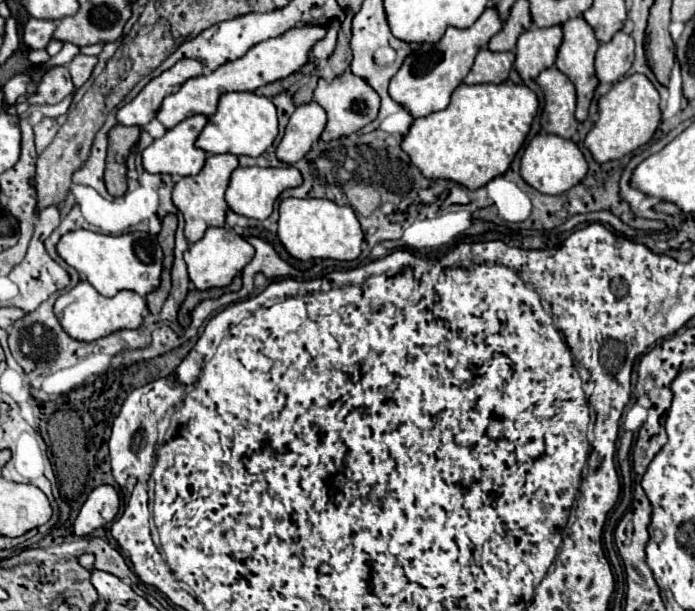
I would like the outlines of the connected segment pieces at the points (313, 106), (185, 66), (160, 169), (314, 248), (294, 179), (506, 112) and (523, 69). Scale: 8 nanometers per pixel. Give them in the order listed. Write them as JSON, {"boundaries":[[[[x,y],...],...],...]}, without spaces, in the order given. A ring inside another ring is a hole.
{"boundaries":[[[[317,102],[297,106],[277,146],[277,158],[285,164],[295,164],[319,140],[325,124],[327,114]]],[[[179,60],[173,68],[161,72],[153,78],[131,102],[127,102],[117,112],[117,120],[123,126],[147,126],[155,118],[155,110],[165,96],[177,92],[187,78],[203,74],[203,64],[199,60]]],[[[191,116],[183,122],[179,122],[175,128],[167,130],[163,138],[155,140],[151,146],[147,146],[143,150],[143,168],[149,172],[149,174],[179,174],[179,176],[195,176],[201,172],[203,164],[205,164],[205,158],[207,154],[199,148],[195,148],[195,140],[199,136],[199,132],[203,130],[203,126],[207,124],[207,118],[205,116]]],[[[285,198],[279,204],[279,228],[277,236],[293,258],[333,258],[333,260],[355,260],[361,254],[363,230],[351,206],[337,206],[331,200],[319,198]]],[[[239,166],[233,170],[233,174],[229,178],[229,188],[225,192],[225,200],[233,212],[247,216],[247,218],[255,218],[255,220],[265,220],[273,212],[273,204],[275,204],[277,196],[287,188],[299,186],[301,182],[303,182],[301,174],[293,166],[283,166],[283,168],[261,168],[261,166],[243,168],[243,166]]],[[[459,84],[445,110],[417,118],[411,124],[401,148],[425,178],[445,178],[477,190],[505,174],[525,142],[537,108],[537,96],[525,84]]],[[[531,26],[529,30],[525,30],[517,40],[517,52],[513,64],[519,76],[527,82],[535,80],[541,70],[551,68],[555,64],[561,40],[563,40],[561,26],[549,26],[549,28]]]]}

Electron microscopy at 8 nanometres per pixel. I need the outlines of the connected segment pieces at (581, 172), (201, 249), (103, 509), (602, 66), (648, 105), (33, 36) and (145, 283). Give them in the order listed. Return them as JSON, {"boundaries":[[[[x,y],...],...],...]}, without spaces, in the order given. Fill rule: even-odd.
{"boundaries":[[[[547,132],[537,134],[527,144],[527,148],[521,156],[521,178],[543,194],[567,192],[569,188],[579,184],[585,174],[587,174],[587,162],[583,158],[583,152],[579,150],[579,146],[571,140],[565,140],[555,134],[547,134]]],[[[221,226],[221,228],[207,228],[205,236],[199,242],[191,244],[189,250],[185,252],[185,262],[189,268],[189,278],[195,284],[195,288],[207,290],[207,288],[229,286],[235,274],[241,272],[251,262],[253,254],[255,250],[247,240],[235,234],[235,230]]],[[[109,484],[95,488],[85,500],[85,504],[81,506],[79,516],[75,518],[75,524],[73,524],[75,536],[91,534],[95,528],[101,528],[107,522],[111,522],[117,516],[117,512],[119,512],[117,490]]],[[[617,32],[607,44],[601,44],[595,54],[595,74],[599,82],[615,82],[633,64],[635,42],[629,34]]],[[[631,74],[625,80],[615,82],[611,90],[599,98],[597,104],[599,104],[599,120],[587,134],[585,146],[599,164],[619,160],[625,154],[633,152],[635,148],[647,144],[661,122],[659,92],[645,74]]],[[[29,18],[29,22],[25,24],[25,34],[23,34],[23,42],[29,48],[45,48],[49,44],[49,40],[53,38],[55,32],[55,22],[51,20],[39,20],[39,18]]],[[[73,230],[61,236],[57,242],[57,254],[103,296],[115,296],[119,290],[133,290],[139,296],[147,296],[159,286],[163,252],[157,238],[147,232],[111,236],[91,230]]]]}

